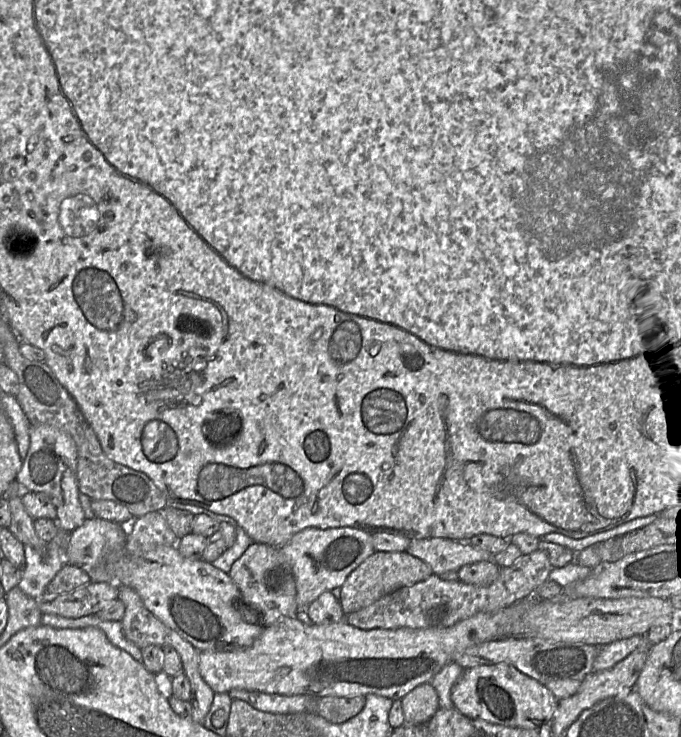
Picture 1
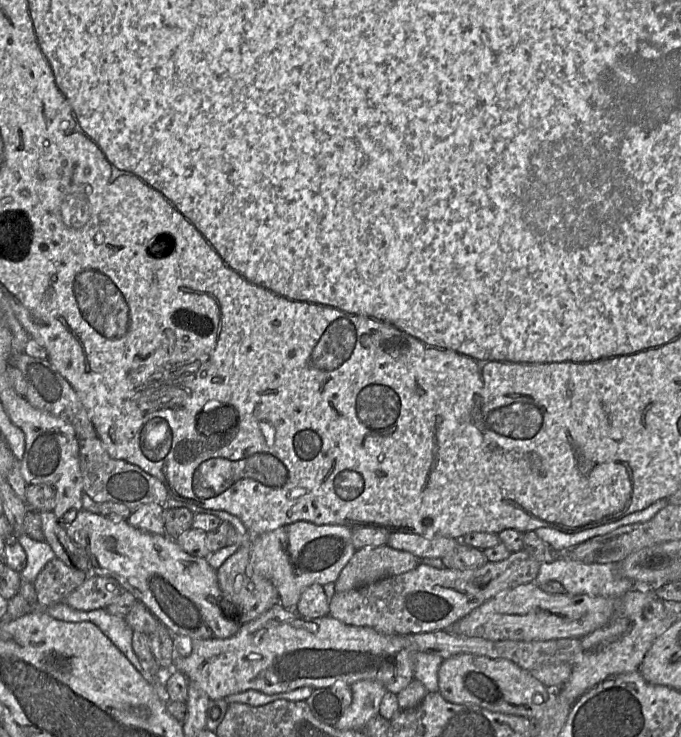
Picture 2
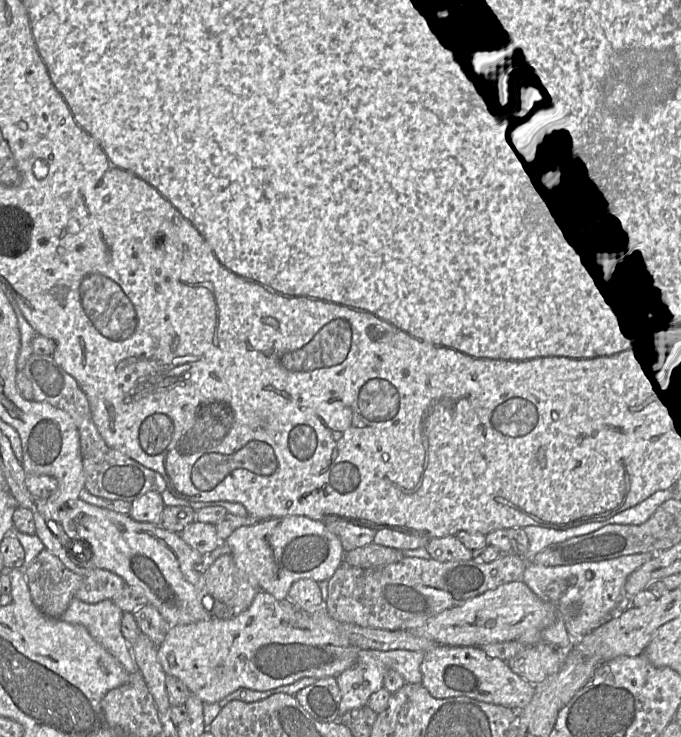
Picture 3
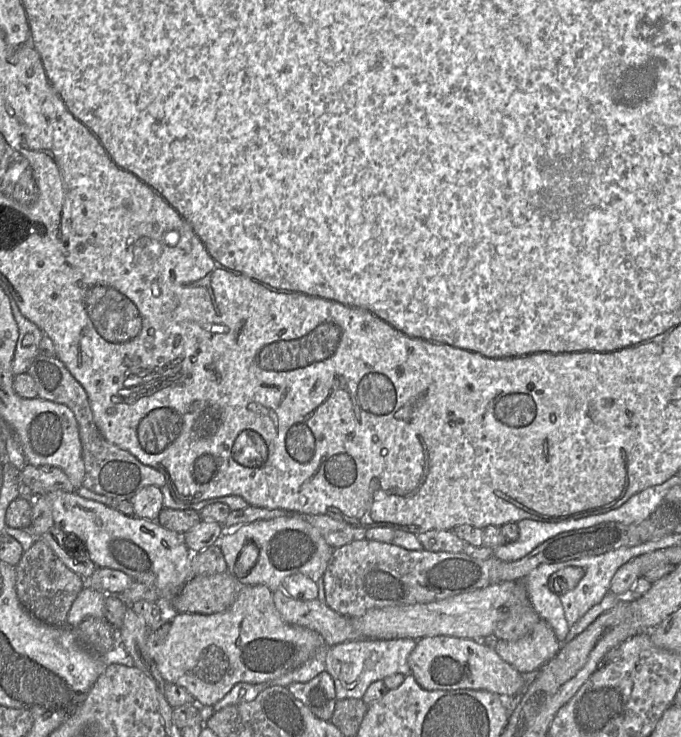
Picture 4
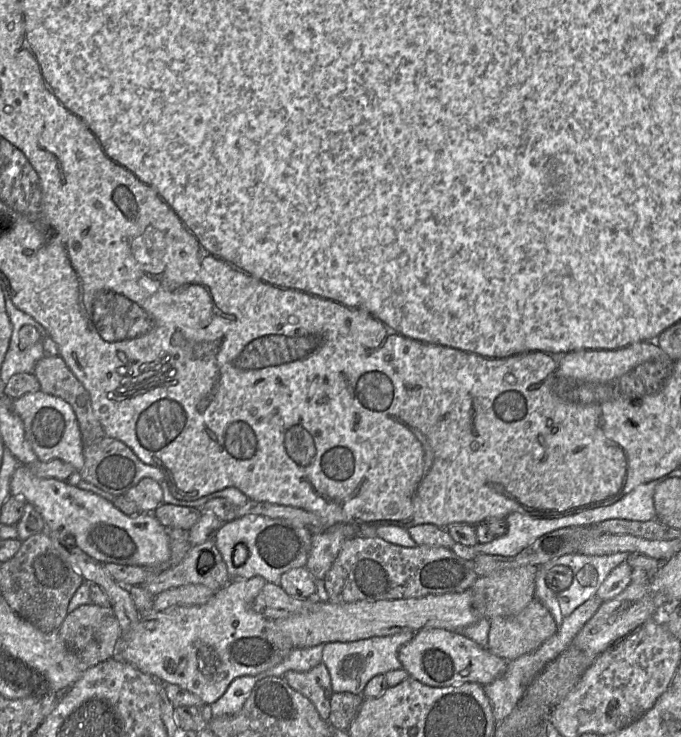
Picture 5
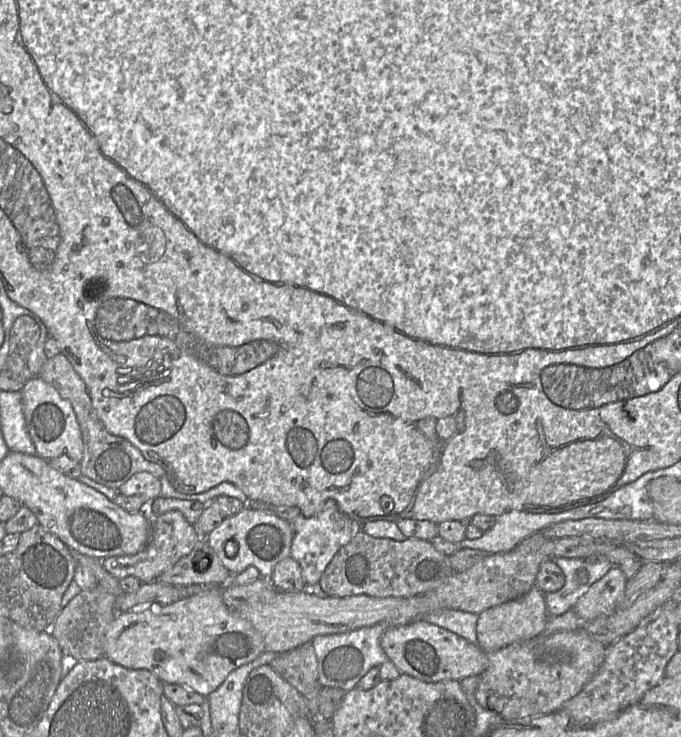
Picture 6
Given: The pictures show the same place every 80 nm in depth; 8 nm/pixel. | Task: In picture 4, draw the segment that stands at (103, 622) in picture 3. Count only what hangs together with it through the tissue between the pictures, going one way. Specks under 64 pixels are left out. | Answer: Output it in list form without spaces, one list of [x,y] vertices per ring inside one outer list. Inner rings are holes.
[[[85,585],[75,598],[67,617],[68,627],[77,627],[89,617],[105,618],[106,594]]]

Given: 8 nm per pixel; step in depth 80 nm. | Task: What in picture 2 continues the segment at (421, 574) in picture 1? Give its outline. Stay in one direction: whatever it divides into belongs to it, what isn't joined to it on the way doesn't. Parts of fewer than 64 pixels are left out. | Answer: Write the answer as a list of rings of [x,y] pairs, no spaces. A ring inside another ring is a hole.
[[[389,546],[363,547],[342,569],[335,582],[336,592],[347,592],[380,579],[397,576],[415,569],[423,563],[409,552]]]

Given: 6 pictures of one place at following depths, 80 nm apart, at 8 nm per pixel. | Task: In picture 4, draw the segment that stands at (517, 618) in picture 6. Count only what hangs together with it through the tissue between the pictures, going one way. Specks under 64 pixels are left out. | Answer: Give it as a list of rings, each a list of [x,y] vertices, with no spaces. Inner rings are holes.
[[[539,620],[530,633],[519,640],[493,642],[495,652],[521,674],[539,671],[559,653],[561,646],[544,620]]]

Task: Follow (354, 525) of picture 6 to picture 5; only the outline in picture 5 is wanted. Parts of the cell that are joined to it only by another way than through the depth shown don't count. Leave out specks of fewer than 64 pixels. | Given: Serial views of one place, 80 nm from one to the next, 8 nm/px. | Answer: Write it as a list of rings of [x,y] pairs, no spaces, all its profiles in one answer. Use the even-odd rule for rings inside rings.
[[[338,523],[312,535],[311,550],[305,568],[314,579],[324,578],[346,540],[356,536],[356,533],[356,526]]]

